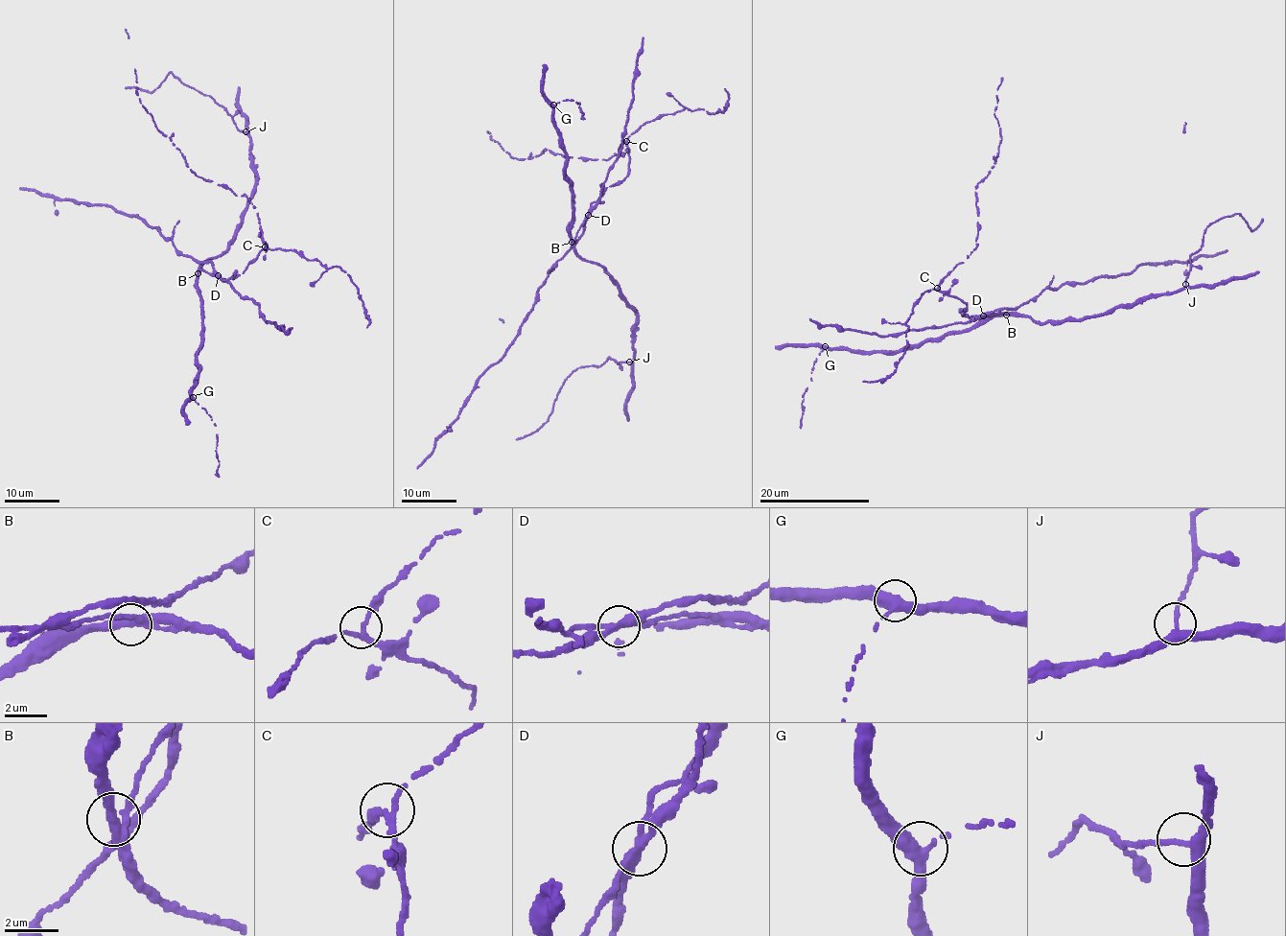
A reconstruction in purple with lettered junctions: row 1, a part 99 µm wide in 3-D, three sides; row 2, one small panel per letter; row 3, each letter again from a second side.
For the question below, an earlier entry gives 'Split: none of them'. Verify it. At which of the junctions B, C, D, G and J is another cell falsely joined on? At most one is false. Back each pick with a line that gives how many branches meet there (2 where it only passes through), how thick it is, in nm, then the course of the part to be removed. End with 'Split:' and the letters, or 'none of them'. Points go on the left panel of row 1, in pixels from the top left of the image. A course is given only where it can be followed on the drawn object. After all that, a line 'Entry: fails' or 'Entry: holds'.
D: branches 3; calibre 340 nm; course (218, 276), (210, 262), (177, 251), (172, 239), (164, 237), (158, 227), (152, 228), (138, 215), (19, 188)
Split: D
Entry: fails

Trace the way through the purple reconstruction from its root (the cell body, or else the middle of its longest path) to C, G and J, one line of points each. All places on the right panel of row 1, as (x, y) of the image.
C: (1005, 313), (982, 315), (972, 320), (961, 315), (967, 303), (945, 294), (937, 288)
G: (1005, 313), (984, 316), (969, 328), (929, 339), (896, 352), (861, 353), (825, 346)
J: (1005, 313), (1017, 313), (1037, 324), (1086, 318), (1117, 307), (1137, 303), (1150, 296), (1178, 292), (1185, 284)

